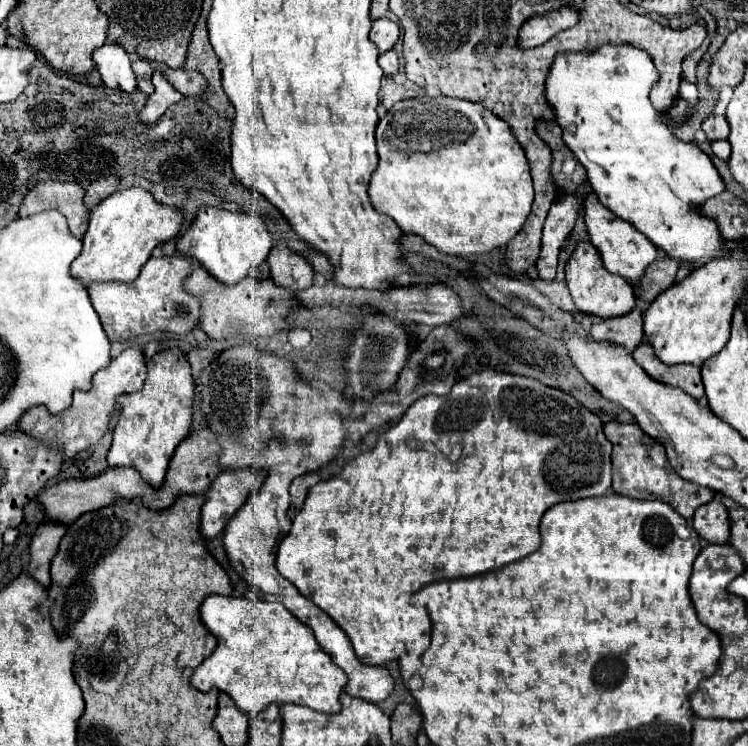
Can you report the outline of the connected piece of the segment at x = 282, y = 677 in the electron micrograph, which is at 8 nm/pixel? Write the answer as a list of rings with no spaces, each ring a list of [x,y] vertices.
[[[211,594],[201,604],[201,620],[207,626],[207,630],[217,638],[217,648],[191,674],[191,684],[197,690],[209,692],[211,688],[217,688],[229,694],[237,704],[237,708],[243,710],[249,718],[255,718],[255,714],[263,712],[271,702],[275,704],[293,702],[293,704],[309,706],[323,714],[339,712],[339,696],[347,684],[345,672],[333,664],[329,654],[325,654],[315,642],[311,630],[303,626],[299,620],[295,620],[281,602]]]

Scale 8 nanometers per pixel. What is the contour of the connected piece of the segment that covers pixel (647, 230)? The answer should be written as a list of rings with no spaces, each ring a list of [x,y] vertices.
[[[601,46],[593,52],[575,52],[575,54],[561,54],[559,58],[555,58],[553,66],[551,66],[551,72],[547,76],[547,84],[545,84],[545,90],[547,90],[547,102],[551,102],[551,106],[555,108],[555,116],[557,116],[557,124],[561,124],[563,128],[563,140],[565,144],[571,148],[571,152],[575,154],[575,158],[585,166],[587,170],[587,176],[589,176],[589,182],[593,186],[593,190],[597,192],[599,200],[609,206],[611,212],[615,212],[619,218],[631,222],[639,232],[643,232],[657,248],[661,248],[667,256],[679,260],[679,262],[693,262],[695,268],[697,266],[703,266],[707,264],[709,260],[717,258],[717,256],[727,256],[729,252],[721,252],[721,234],[719,234],[719,228],[717,228],[717,222],[711,220],[711,218],[705,218],[701,214],[701,204],[711,198],[711,196],[717,196],[725,190],[725,184],[717,172],[717,168],[713,166],[711,158],[699,148],[695,146],[693,142],[681,142],[677,140],[673,134],[671,134],[671,128],[665,126],[665,122],[661,122],[661,114],[653,108],[651,100],[649,100],[649,90],[651,86],[657,82],[659,74],[655,70],[655,66],[651,64],[651,58],[647,58],[647,54],[639,48],[633,48],[633,46]]]

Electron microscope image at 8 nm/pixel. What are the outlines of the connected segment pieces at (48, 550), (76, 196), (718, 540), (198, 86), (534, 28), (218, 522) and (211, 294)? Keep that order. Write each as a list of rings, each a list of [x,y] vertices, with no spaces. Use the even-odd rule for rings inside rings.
[[[45,522],[37,528],[29,546],[29,568],[27,574],[35,578],[41,586],[49,586],[49,566],[51,558],[59,548],[59,540],[65,534],[65,526]]]
[[[55,180],[41,182],[23,198],[21,208],[19,208],[19,216],[31,216],[31,214],[37,214],[43,210],[59,210],[67,218],[71,234],[75,238],[83,238],[87,224],[89,224],[89,210],[83,206],[83,194],[85,194],[83,188],[77,186],[75,182],[55,182]]]
[[[709,502],[695,510],[691,520],[699,538],[709,544],[725,544],[729,538],[729,514],[723,502]]]
[[[157,64],[157,70],[183,96],[201,96],[203,90],[205,90],[205,86],[207,86],[205,78],[199,72],[189,72],[189,70],[181,70],[181,68],[173,70],[173,68],[167,68],[167,64]]]
[[[561,8],[543,16],[533,16],[529,22],[523,24],[519,32],[519,46],[521,48],[541,46],[557,32],[575,26],[577,20],[579,20],[579,12],[575,8]]]
[[[253,468],[221,472],[205,492],[205,504],[201,508],[201,534],[203,538],[215,538],[229,518],[241,508],[249,492],[261,486],[261,474]]]
[[[195,268],[183,282],[183,288],[191,296],[201,298],[201,320],[197,324],[209,338],[221,340],[235,334],[255,334],[255,336],[271,336],[283,328],[289,328],[285,320],[279,318],[279,300],[281,298],[295,298],[289,290],[275,286],[271,280],[257,280],[257,278],[243,278],[233,286],[217,284],[211,274],[203,268]]]

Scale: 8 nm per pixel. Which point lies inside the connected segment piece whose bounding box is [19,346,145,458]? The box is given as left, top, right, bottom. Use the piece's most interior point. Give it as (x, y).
(85, 421)

